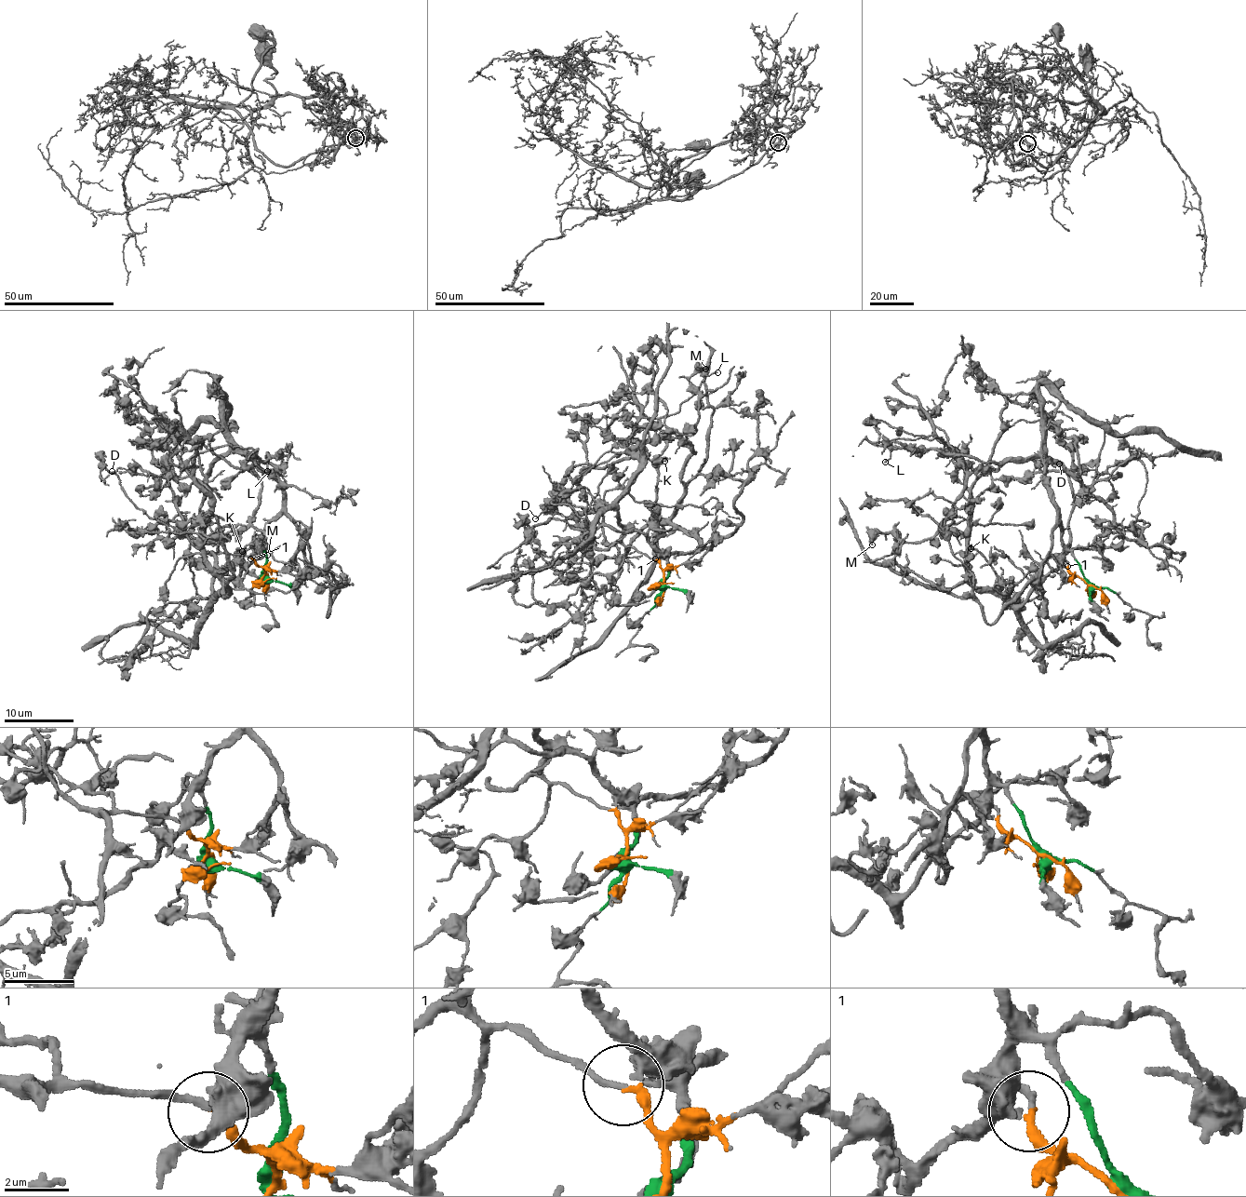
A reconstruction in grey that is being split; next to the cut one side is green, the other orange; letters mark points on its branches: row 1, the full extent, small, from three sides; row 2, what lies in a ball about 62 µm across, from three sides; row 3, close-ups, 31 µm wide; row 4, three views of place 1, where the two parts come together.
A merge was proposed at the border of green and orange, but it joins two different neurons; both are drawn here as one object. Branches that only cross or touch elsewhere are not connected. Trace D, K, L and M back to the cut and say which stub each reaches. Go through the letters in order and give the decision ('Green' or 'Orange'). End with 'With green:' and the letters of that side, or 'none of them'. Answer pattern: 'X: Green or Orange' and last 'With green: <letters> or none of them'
D: Orange
K: Orange
L: Green
M: Green
With green: L, M

